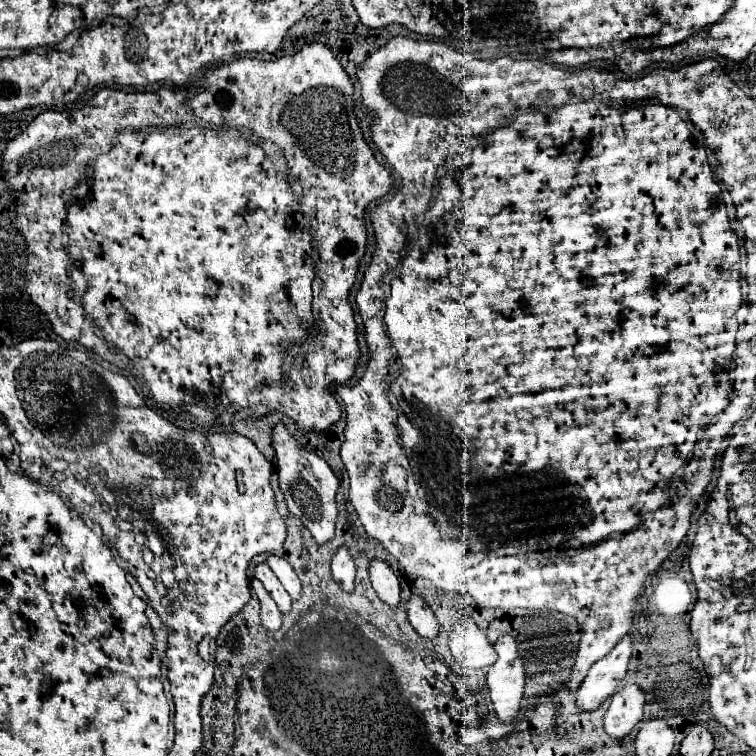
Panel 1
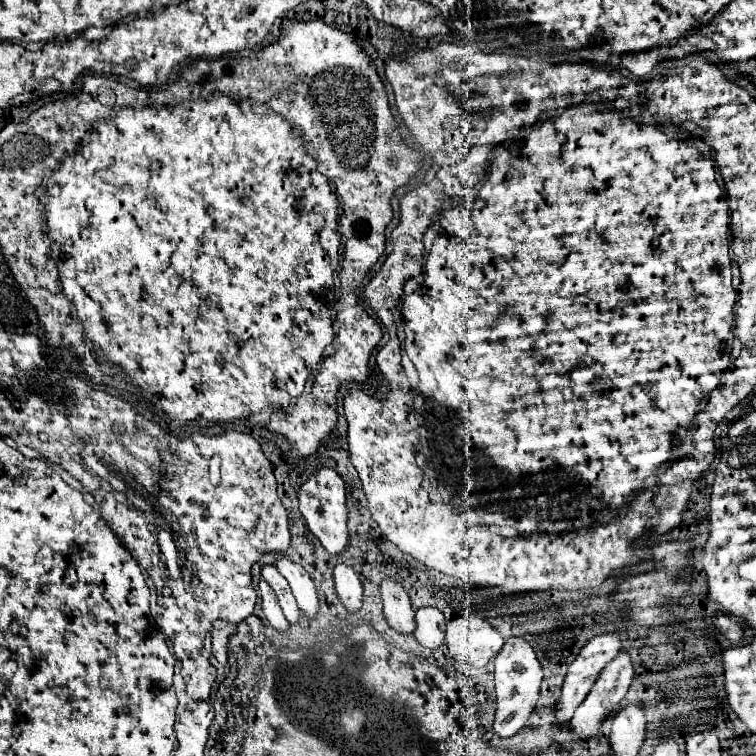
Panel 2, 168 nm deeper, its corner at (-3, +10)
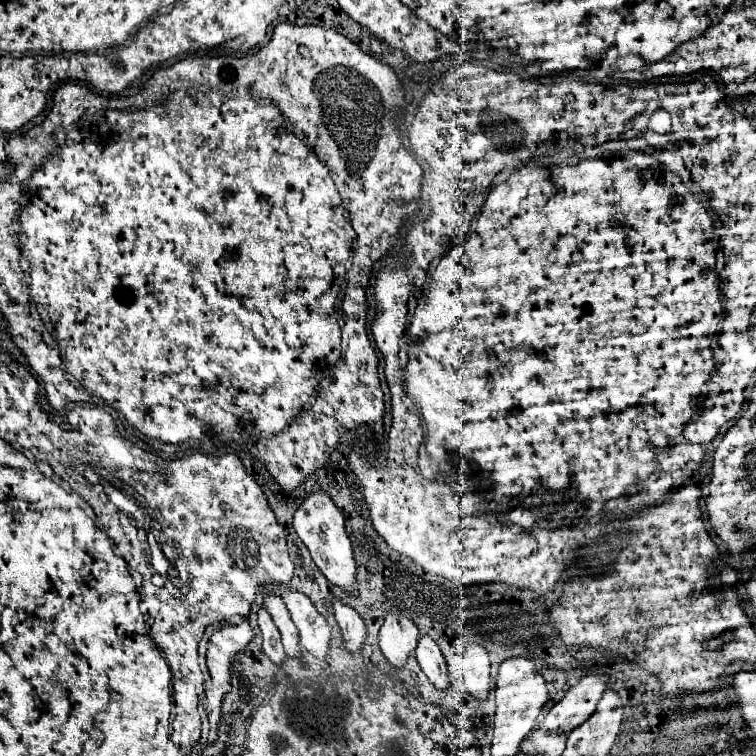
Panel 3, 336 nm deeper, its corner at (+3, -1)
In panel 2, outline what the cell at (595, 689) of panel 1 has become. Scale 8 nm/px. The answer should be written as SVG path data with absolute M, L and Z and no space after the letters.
M625 649L617 653L617 657L607 663L607 667L599 673L595 685L591 687L585 701L575 709L573 719L569 721L571 729L579 739L587 739L599 731L601 719L617 711L619 701L625 697L633 679L631 657Z

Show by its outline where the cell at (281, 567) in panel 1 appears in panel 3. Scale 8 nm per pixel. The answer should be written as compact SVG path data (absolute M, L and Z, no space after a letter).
M283 590L283 602L299 628L301 646L315 658L323 660L331 648L331 626L327 620L317 612L313 602L297 590Z

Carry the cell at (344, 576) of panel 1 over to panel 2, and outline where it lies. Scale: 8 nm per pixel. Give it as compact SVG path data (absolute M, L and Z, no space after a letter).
M337 563L335 571L335 589L337 595L341 597L343 605L349 611L357 611L361 607L361 597L363 597L363 583L359 579L359 575L355 573L353 567L349 567L347 563Z

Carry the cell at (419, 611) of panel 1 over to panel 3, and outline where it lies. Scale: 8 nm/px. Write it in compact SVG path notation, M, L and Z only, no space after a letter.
M421 636L419 644L415 648L415 656L419 660L421 670L425 672L425 676L429 678L429 682L437 688L447 692L451 688L451 676L447 670L447 662L439 650L439 646L429 638L429 636Z

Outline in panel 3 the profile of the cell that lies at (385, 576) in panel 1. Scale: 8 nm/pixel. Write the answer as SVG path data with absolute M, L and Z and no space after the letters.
M387 614L379 632L379 648L393 668L403 668L409 654L417 648L419 630L403 614Z

